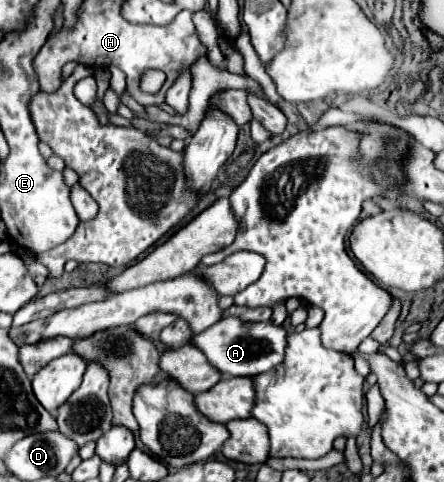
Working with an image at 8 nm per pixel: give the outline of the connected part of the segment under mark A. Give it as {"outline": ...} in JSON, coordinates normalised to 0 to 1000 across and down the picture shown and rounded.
{"outline":[[[500,658],[491,674],[437,695],[432,716],[459,728],[459,737],[514,782],[572,782],[595,770],[608,770],[640,753],[644,732],[644,695],[640,678],[617,670],[550,670],[532,658]]]}

